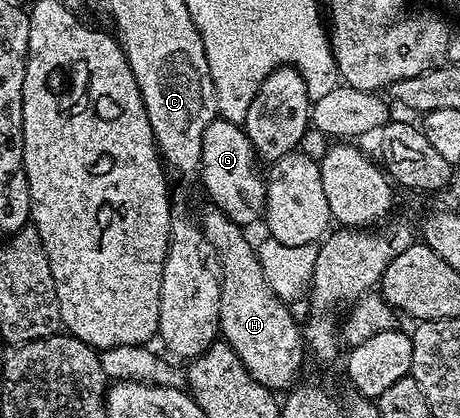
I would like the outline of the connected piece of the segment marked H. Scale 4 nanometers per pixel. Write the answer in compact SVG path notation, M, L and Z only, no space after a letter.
M208 207L199 213L199 224L204 244L217 256L216 268L219 270L221 294L219 295L219 319L221 320L220 336L225 344L230 345L243 359L243 367L247 367L249 374L259 383L263 383L274 391L285 391L302 376L301 364L307 361L305 348L305 335L299 321L293 318L293 313L288 304L271 291L271 283L267 283L267 275L263 275L263 267L257 258L254 242L249 242L249 237L244 228L236 225L223 211L215 207Z

